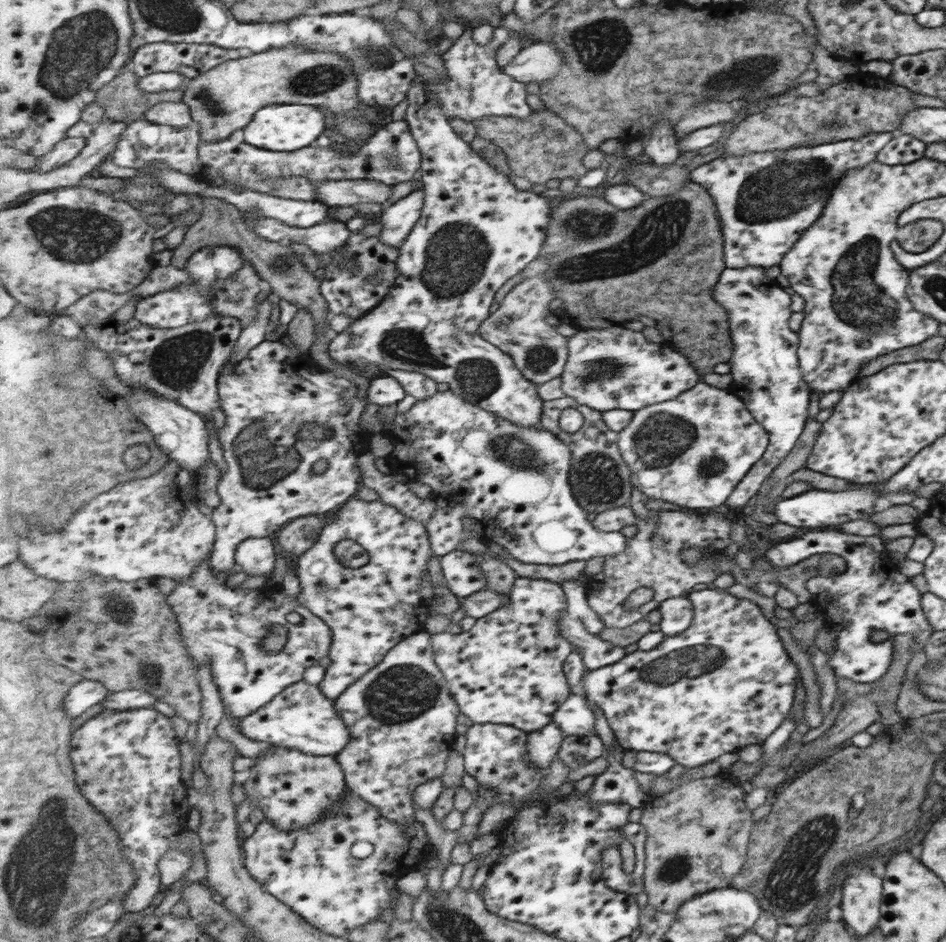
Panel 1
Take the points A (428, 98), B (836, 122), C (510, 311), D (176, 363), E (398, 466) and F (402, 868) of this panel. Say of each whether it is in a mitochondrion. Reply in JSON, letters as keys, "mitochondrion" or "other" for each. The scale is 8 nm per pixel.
{"A":"other","B":"mitochondrion","C":"other","D":"mitochondrion","E":"other","F":"other"}

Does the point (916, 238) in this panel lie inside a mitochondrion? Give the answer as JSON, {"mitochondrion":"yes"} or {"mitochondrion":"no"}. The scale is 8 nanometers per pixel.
{"mitochondrion":"yes"}

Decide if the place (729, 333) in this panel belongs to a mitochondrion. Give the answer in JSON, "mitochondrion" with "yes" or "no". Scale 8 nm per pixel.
{"mitochondrion":"no"}

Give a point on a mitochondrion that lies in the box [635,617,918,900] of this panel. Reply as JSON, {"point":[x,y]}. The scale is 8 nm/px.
{"point":[676,868]}

